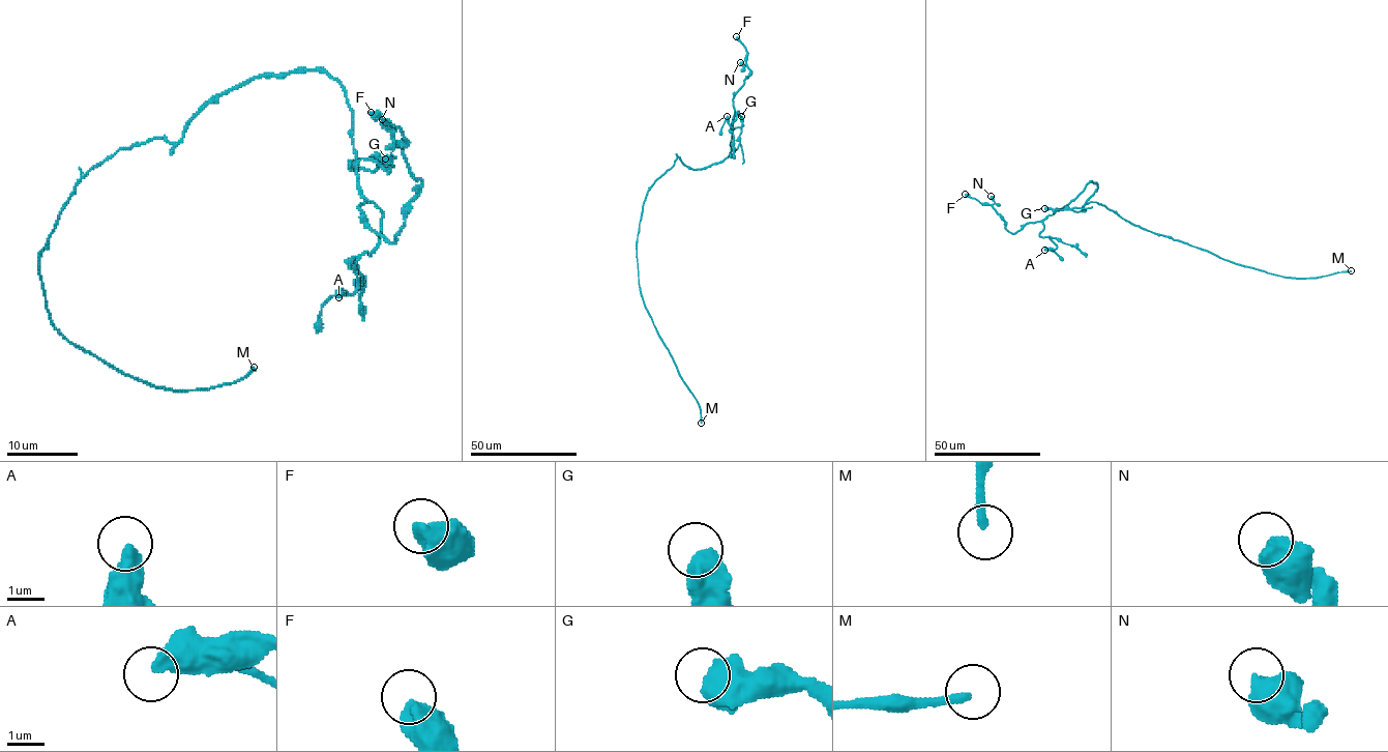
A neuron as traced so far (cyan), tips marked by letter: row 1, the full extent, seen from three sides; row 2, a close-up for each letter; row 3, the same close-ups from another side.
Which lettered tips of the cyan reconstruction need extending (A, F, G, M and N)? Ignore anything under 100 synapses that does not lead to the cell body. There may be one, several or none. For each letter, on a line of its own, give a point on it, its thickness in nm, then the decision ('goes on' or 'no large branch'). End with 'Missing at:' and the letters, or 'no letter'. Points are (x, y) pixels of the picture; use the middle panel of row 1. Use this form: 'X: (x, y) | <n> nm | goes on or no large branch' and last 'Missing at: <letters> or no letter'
A: (727, 116) | 480 nm | no large branch
F: (736, 36) | 550 nm | no large branch
G: (741, 116) | 700 nm | no large branch
M: (701, 423) | 240 nm | goes on
N: (740, 62) | 600 nm | no large branch
Missing at: M

